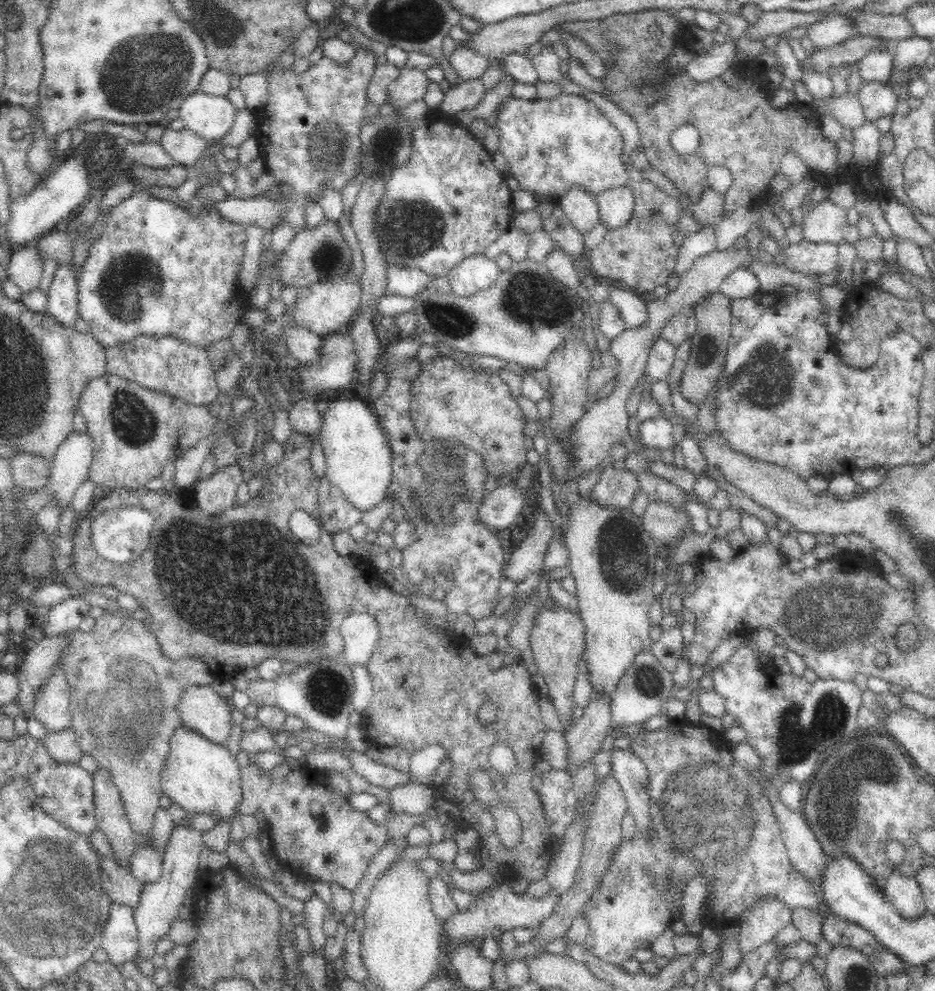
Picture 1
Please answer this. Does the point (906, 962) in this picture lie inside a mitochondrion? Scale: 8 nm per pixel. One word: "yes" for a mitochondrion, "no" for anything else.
no

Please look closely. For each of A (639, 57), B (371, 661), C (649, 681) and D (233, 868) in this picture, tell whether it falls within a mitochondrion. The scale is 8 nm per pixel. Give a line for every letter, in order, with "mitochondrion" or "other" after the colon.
A: mitochondrion
B: other
C: mitochondrion
D: other

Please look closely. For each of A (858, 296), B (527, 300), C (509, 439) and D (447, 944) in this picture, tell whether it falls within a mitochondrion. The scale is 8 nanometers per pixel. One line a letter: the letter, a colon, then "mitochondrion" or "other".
A: other
B: mitochondrion
C: other
D: other

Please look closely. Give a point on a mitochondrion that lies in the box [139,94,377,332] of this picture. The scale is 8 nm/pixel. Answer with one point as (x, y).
(330, 150)

